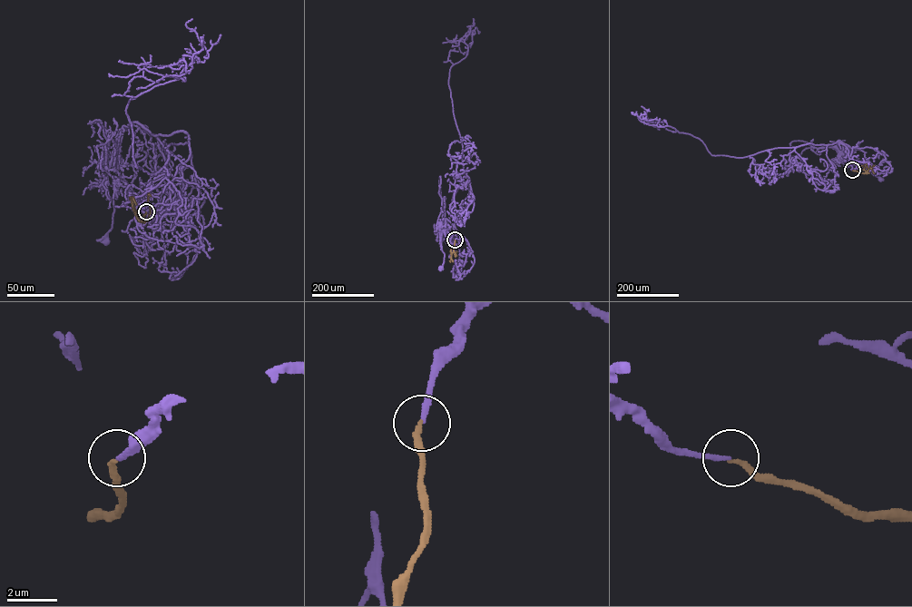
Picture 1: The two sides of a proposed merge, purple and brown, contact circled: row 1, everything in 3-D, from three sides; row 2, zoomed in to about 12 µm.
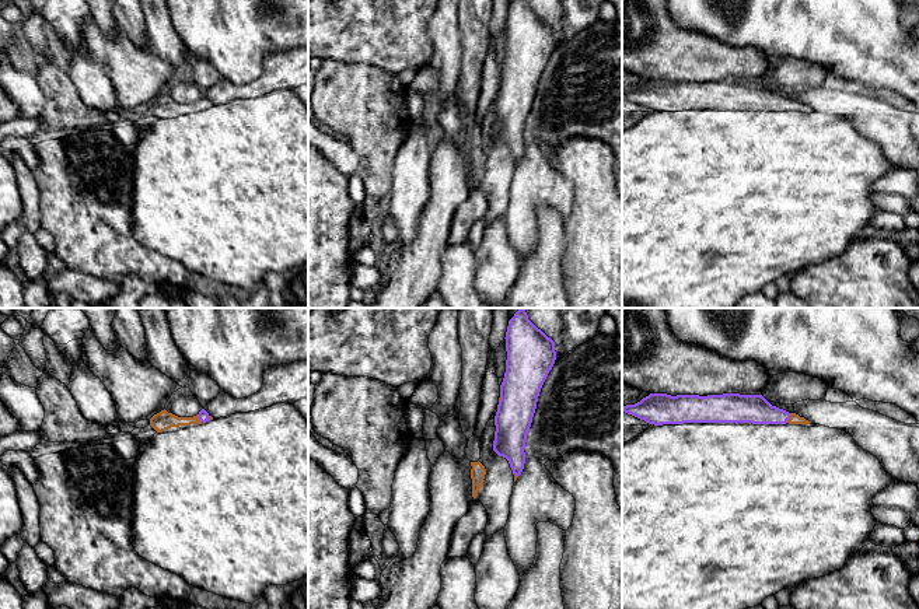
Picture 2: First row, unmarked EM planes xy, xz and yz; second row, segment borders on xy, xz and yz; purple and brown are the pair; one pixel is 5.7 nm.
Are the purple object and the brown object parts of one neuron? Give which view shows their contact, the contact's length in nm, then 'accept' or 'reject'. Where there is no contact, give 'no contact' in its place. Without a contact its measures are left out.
contact in xy; length 60 nm; accept

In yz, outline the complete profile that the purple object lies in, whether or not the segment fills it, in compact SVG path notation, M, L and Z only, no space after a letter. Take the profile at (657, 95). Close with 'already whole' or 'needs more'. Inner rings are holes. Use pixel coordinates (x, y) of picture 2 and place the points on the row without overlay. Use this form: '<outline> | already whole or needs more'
M650 80L622 98L649 111L684 109L752 109L752 111L810 111L796 99L772 92L762 81L677 81Z | needs more

